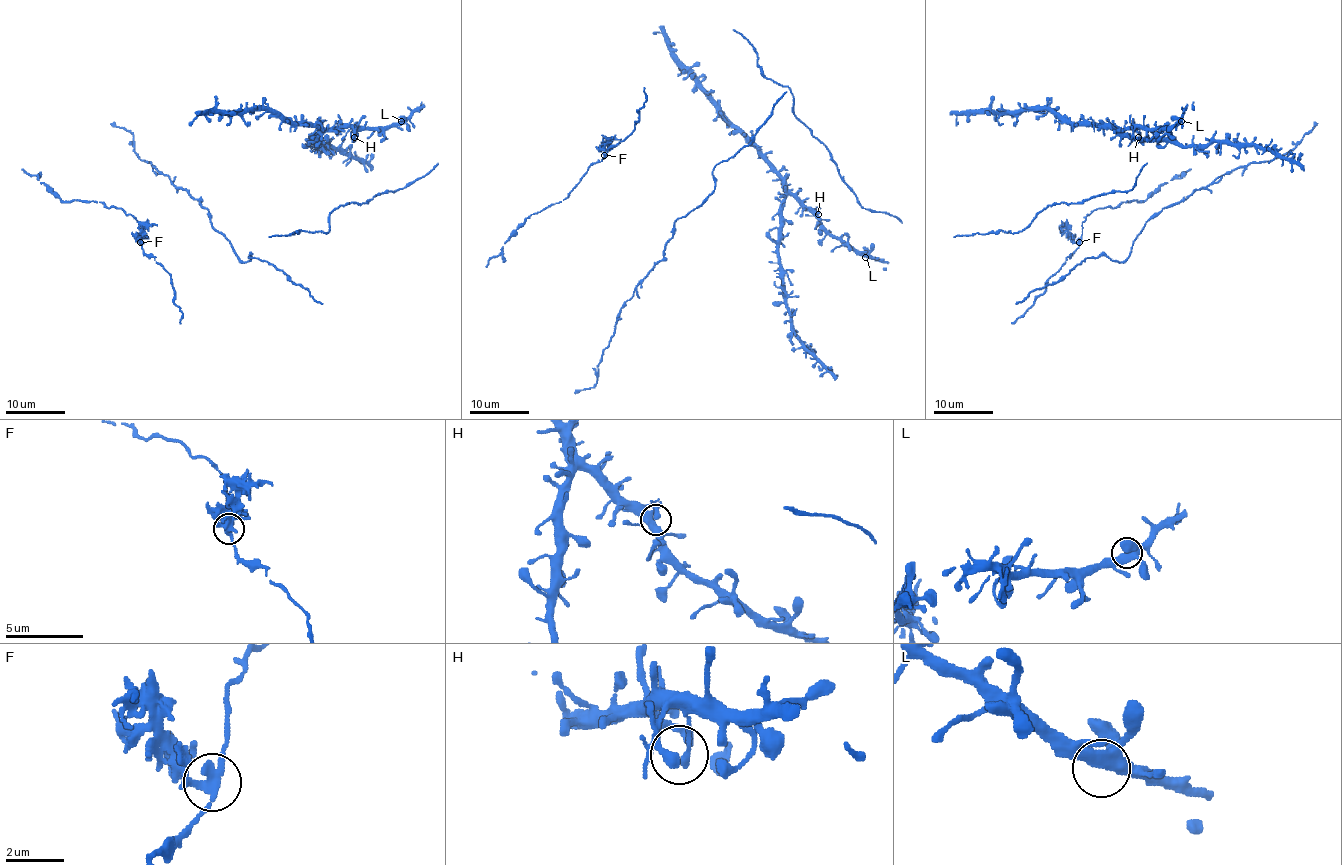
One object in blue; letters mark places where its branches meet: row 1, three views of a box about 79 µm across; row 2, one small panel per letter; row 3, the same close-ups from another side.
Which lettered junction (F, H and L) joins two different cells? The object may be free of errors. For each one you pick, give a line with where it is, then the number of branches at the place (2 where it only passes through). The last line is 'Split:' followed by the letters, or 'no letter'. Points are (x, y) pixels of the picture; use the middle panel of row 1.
F: Place: (604, 155). Branches: 4
Split: F

